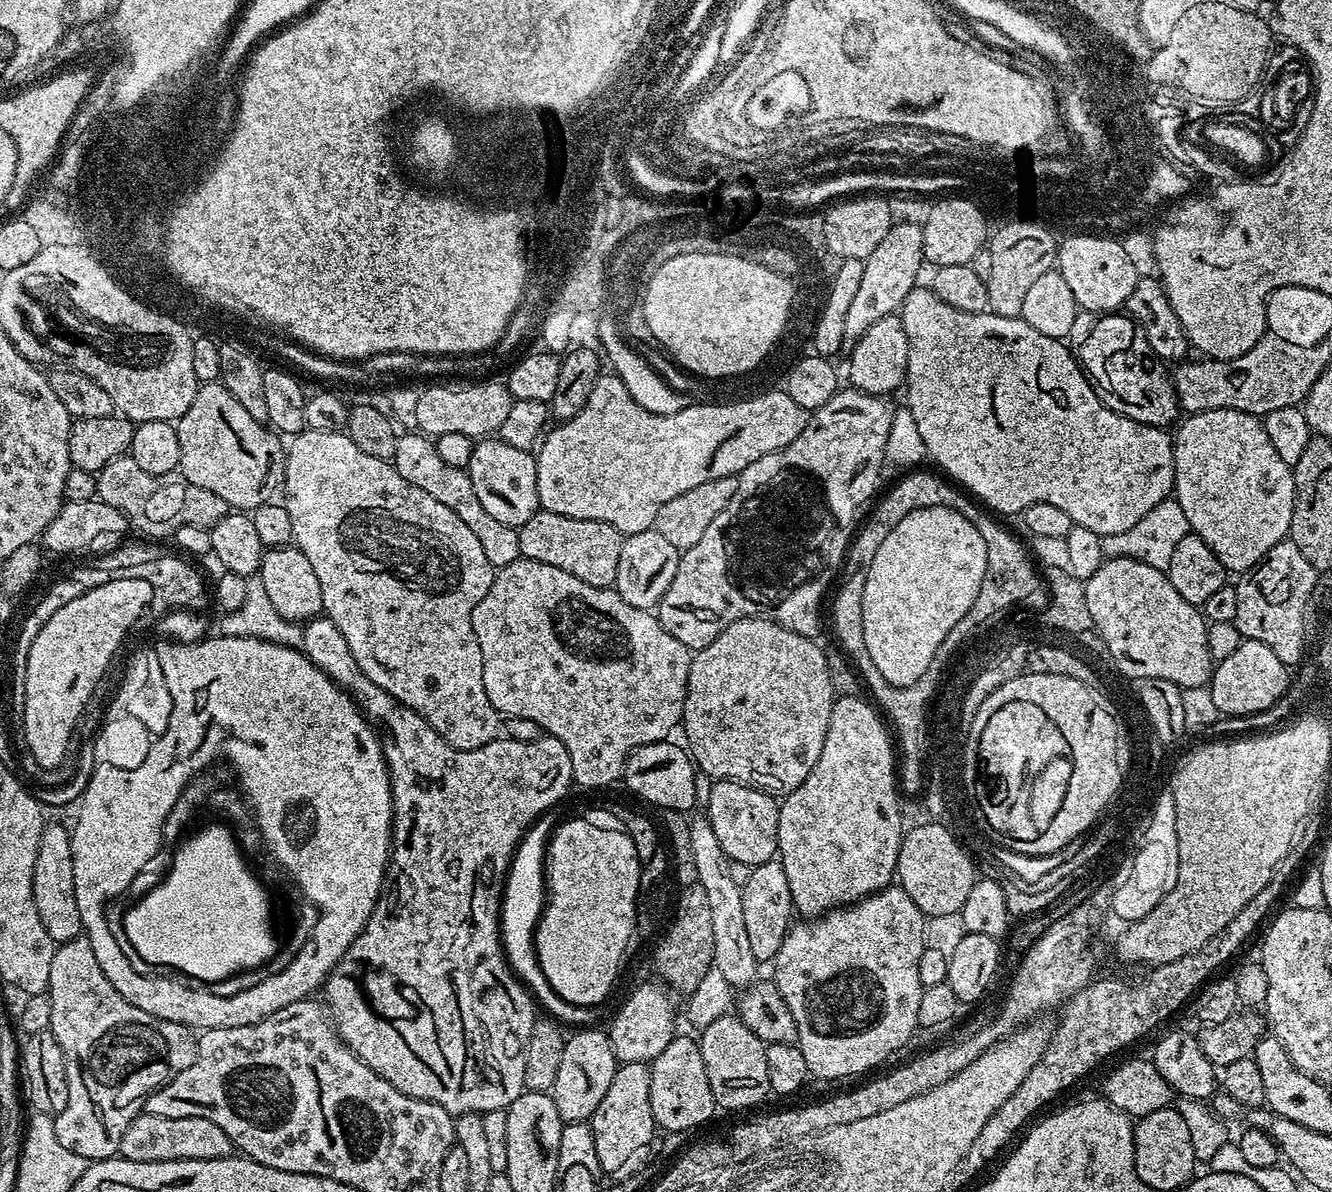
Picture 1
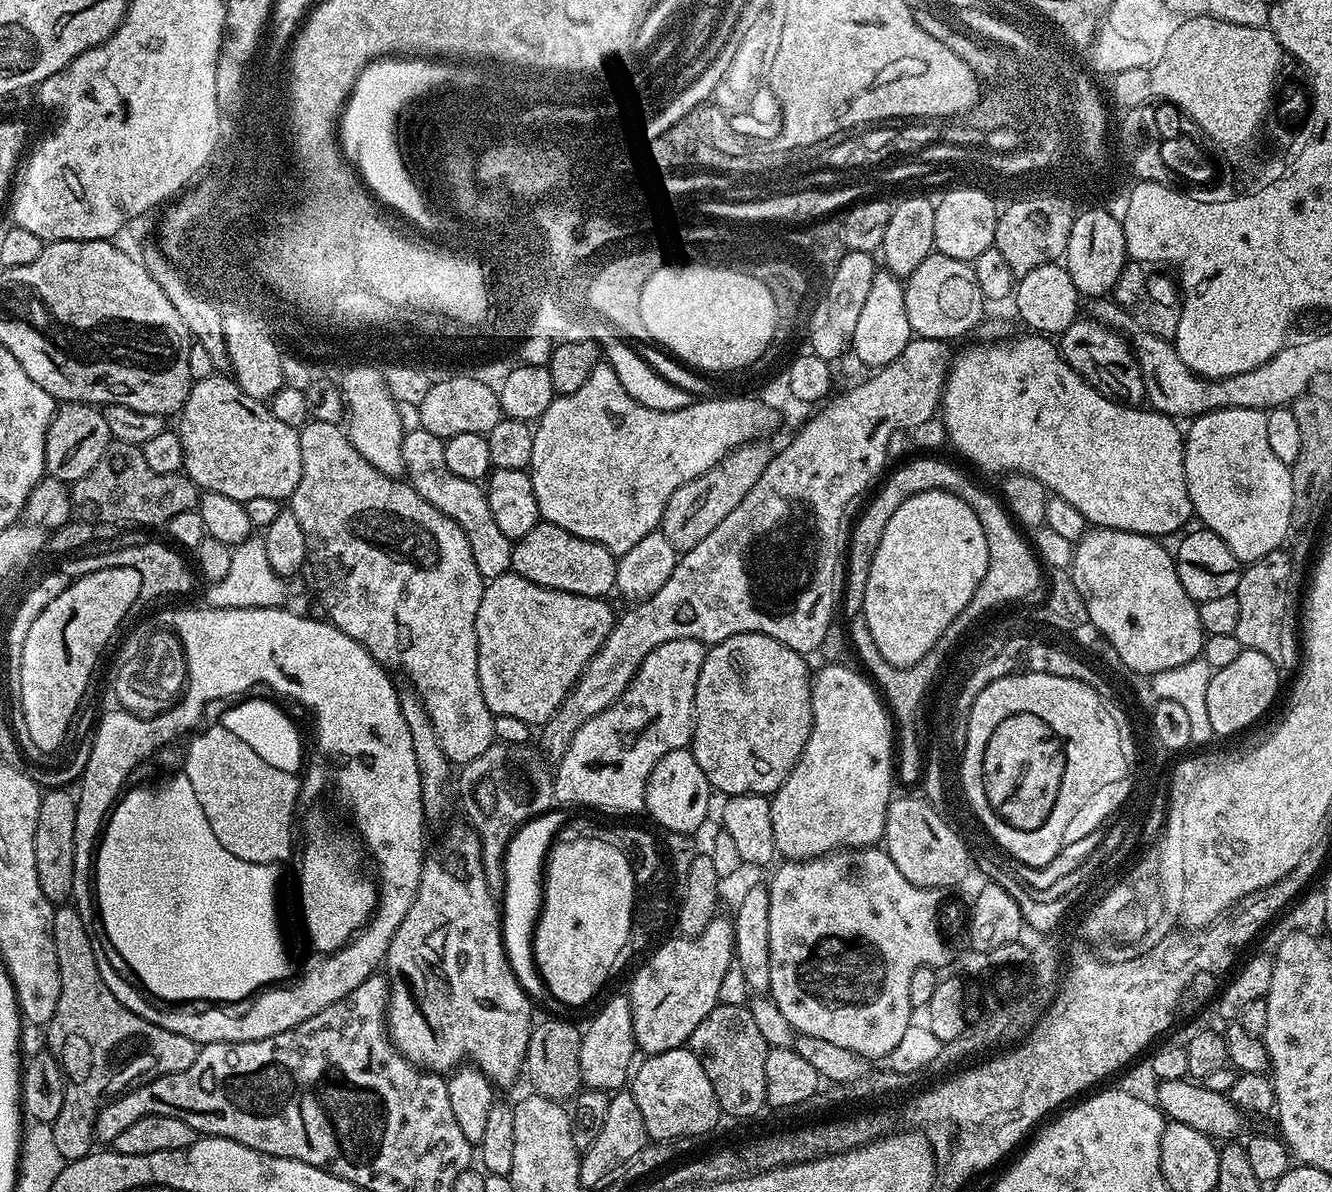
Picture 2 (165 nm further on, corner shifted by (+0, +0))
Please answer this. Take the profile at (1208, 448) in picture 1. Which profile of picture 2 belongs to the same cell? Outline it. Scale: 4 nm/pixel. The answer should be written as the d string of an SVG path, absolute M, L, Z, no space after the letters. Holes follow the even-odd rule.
M1218 408L1215 412L1203 412L1186 428L1184 438L1184 465L1186 466L1186 490L1190 494L1195 519L1208 528L1240 560L1241 565L1253 564L1266 554L1277 551L1287 541L1292 493L1292 470L1283 464L1272 451L1266 434L1267 411L1259 408Z

